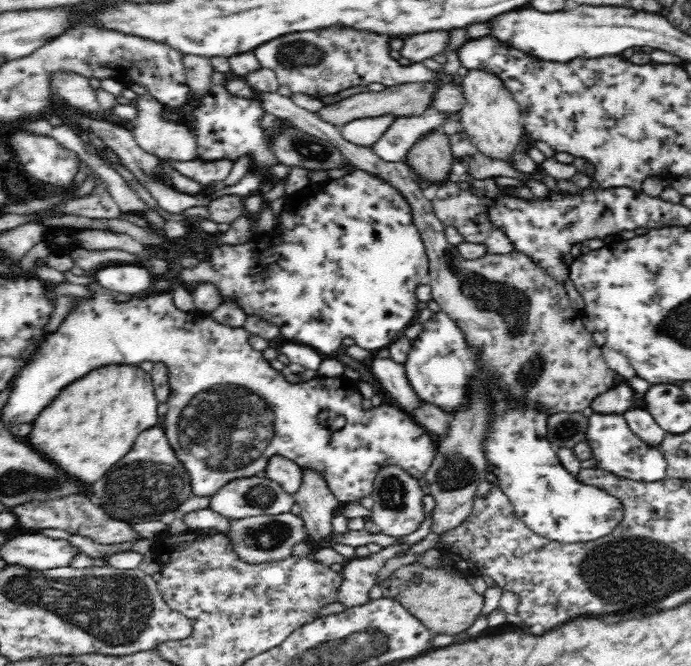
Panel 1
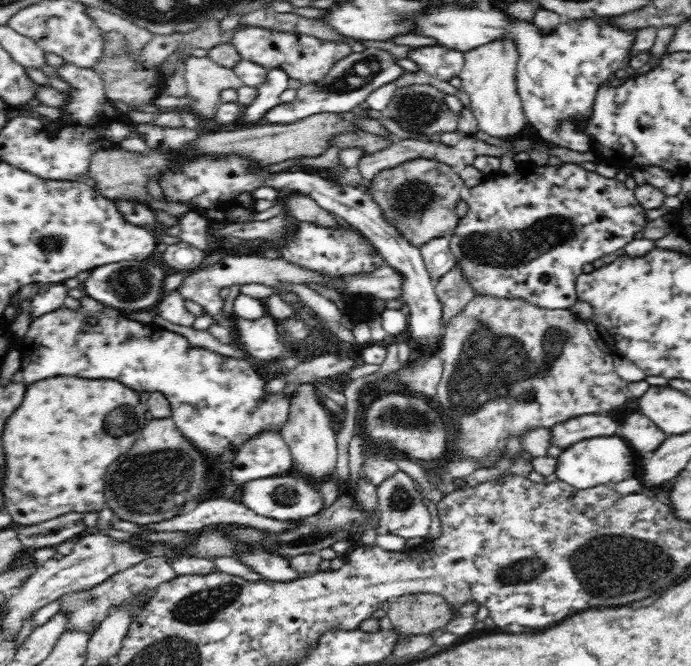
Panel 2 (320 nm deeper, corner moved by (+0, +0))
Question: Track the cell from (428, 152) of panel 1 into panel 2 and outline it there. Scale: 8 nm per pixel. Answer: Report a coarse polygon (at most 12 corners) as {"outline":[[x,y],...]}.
{"outline":[[412,159],[367,187],[384,219],[420,248],[452,236],[464,181]]}

